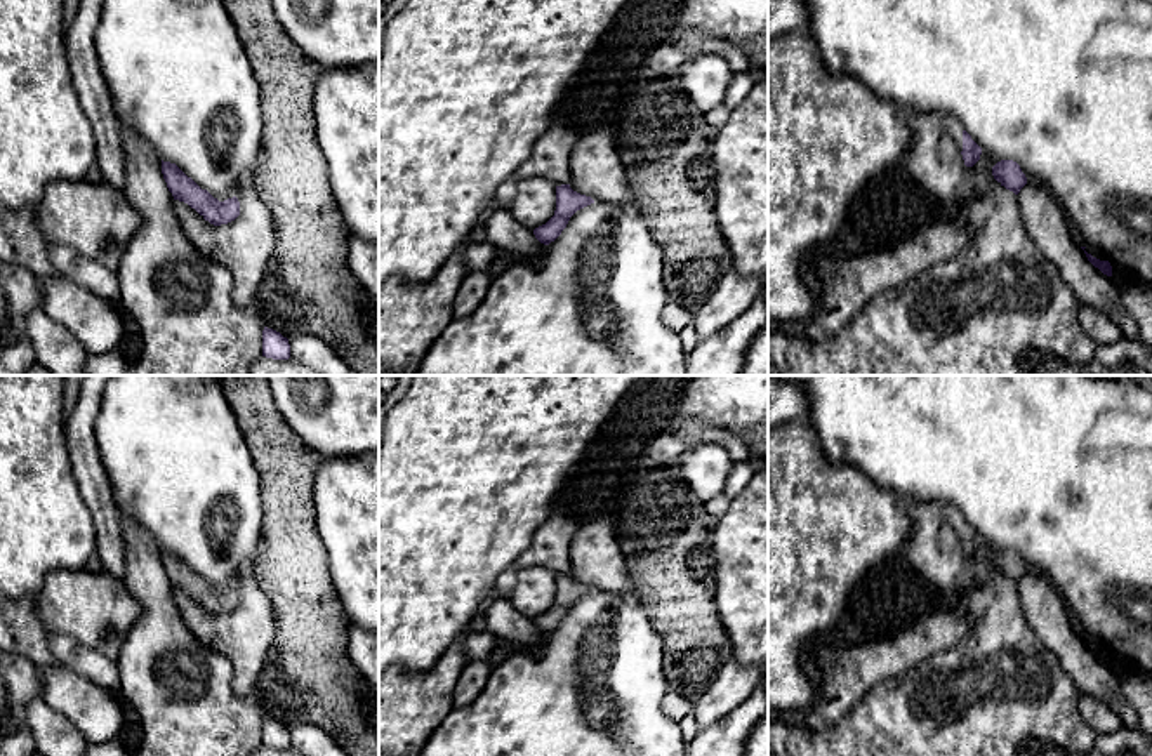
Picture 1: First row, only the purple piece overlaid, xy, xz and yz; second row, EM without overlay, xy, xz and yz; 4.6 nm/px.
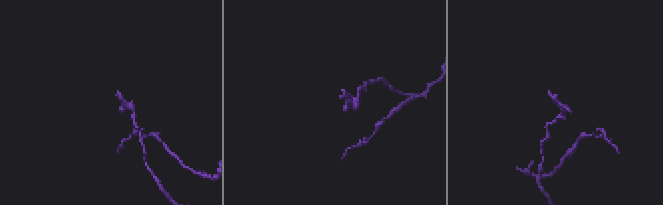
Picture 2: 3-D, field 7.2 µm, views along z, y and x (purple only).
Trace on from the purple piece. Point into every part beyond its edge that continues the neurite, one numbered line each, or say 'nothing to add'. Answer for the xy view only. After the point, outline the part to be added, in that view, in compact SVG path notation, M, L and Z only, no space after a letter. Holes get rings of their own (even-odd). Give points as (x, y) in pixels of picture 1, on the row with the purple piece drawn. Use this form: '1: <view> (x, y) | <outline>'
nothing to add

